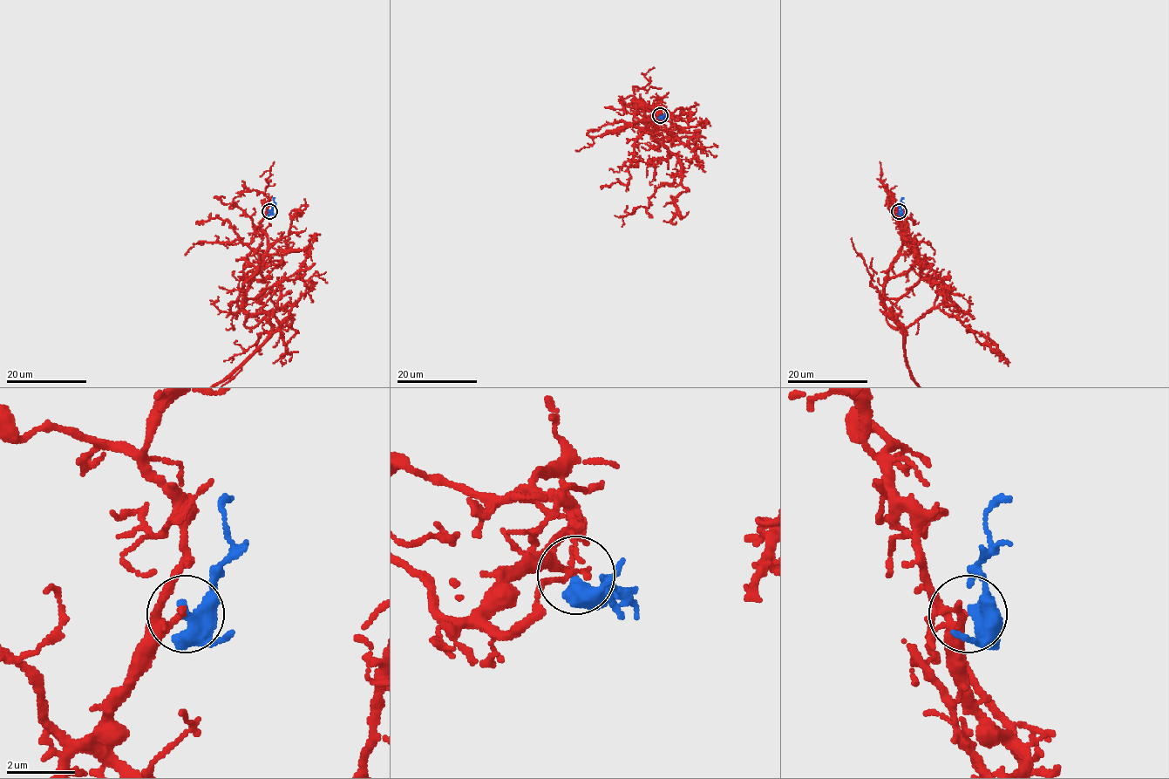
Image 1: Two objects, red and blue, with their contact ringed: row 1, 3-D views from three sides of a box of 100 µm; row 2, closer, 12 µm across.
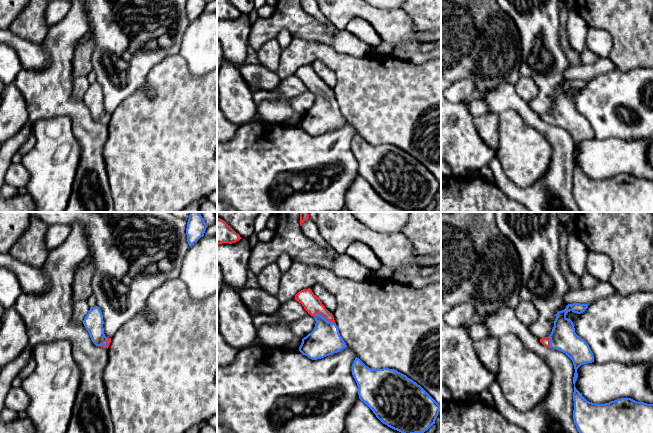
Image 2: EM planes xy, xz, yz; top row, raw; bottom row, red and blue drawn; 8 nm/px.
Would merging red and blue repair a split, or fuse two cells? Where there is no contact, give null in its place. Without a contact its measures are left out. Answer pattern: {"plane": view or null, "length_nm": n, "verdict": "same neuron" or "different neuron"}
{"plane": "xz", "length_nm": 200, "verdict": "same neuron"}

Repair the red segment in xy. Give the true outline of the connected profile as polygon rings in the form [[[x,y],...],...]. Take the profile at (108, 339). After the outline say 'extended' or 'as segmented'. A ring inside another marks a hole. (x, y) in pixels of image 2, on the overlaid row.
[[[98,306],[91,307],[82,322],[88,331],[92,342],[96,346],[108,349],[111,338],[106,337],[104,334],[104,321],[100,308]]]; extended

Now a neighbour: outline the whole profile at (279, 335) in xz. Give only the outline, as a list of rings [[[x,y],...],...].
[[[295,299],[281,303],[280,308],[274,313],[279,322],[276,325],[263,324],[257,328],[257,336],[265,346],[300,347],[302,338],[290,330],[289,324],[307,314],[302,304]]]

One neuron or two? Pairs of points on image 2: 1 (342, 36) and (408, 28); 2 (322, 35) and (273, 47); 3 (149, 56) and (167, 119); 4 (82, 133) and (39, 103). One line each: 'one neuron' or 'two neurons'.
1: two neurons
2: two neurons
3: two neurons
4: one neuron

